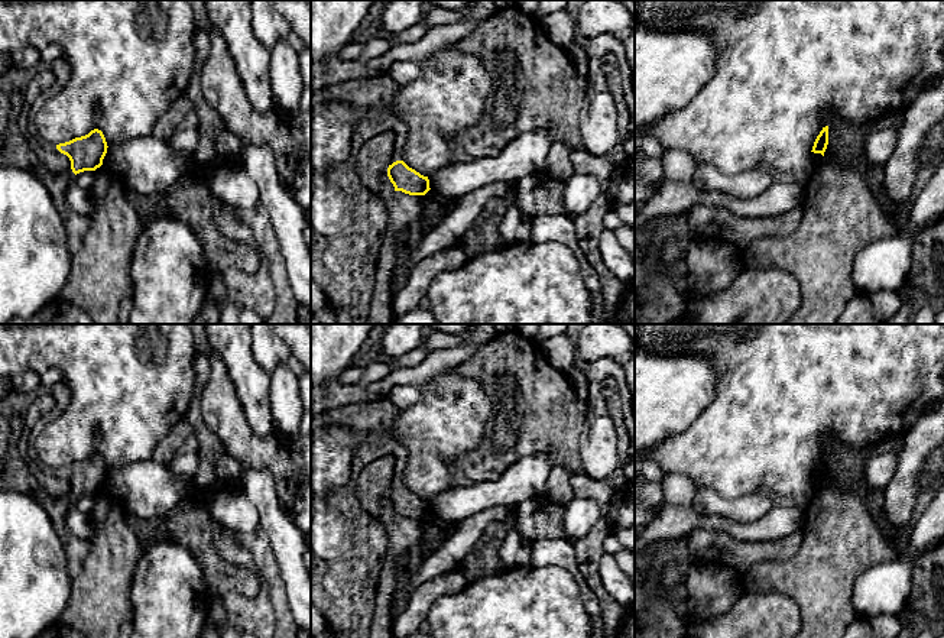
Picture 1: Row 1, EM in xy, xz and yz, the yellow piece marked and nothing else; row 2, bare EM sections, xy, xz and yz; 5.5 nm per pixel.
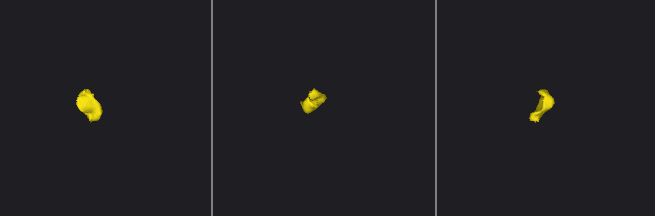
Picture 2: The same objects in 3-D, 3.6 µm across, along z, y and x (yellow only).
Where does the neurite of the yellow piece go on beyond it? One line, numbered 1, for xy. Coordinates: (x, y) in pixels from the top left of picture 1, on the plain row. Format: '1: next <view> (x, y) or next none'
1: next none

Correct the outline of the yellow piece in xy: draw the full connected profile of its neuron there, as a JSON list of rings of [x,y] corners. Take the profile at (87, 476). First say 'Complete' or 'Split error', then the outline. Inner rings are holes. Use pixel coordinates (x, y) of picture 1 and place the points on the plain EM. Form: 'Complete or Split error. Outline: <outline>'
Complete. Outline: [[[98,453],[91,454],[85,460],[56,469],[56,473],[69,482],[71,493],[75,499],[100,492],[107,472],[106,462]]]

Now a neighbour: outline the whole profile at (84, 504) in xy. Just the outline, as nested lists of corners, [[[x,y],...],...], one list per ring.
[[[84,495],[74,499],[72,506],[75,506],[80,512],[85,515],[91,515],[94,508],[94,495]]]

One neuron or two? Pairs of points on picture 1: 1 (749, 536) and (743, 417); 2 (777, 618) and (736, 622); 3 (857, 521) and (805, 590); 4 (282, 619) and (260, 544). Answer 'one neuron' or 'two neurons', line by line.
1: two neurons
2: one neuron
3: one neuron
4: one neuron

